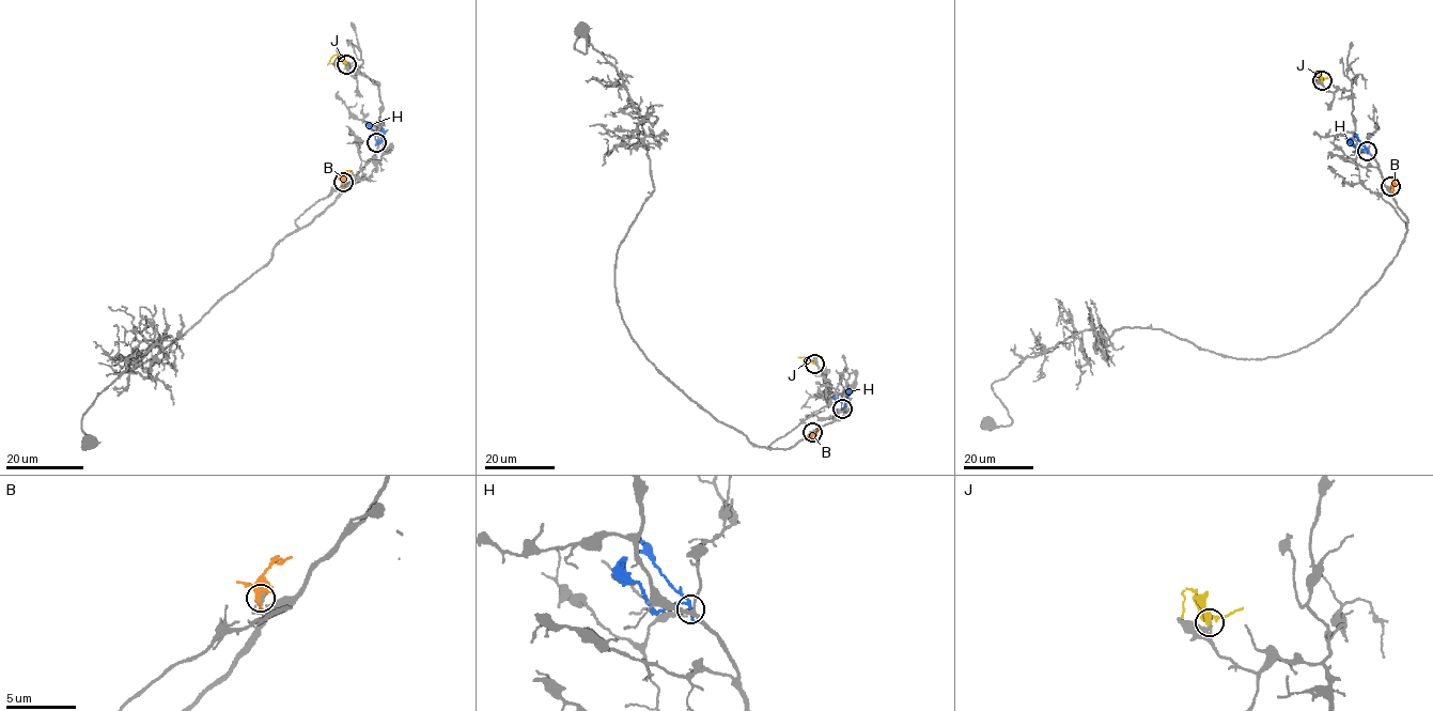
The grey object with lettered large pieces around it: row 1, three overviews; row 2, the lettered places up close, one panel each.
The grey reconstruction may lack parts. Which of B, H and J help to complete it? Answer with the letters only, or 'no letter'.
J

